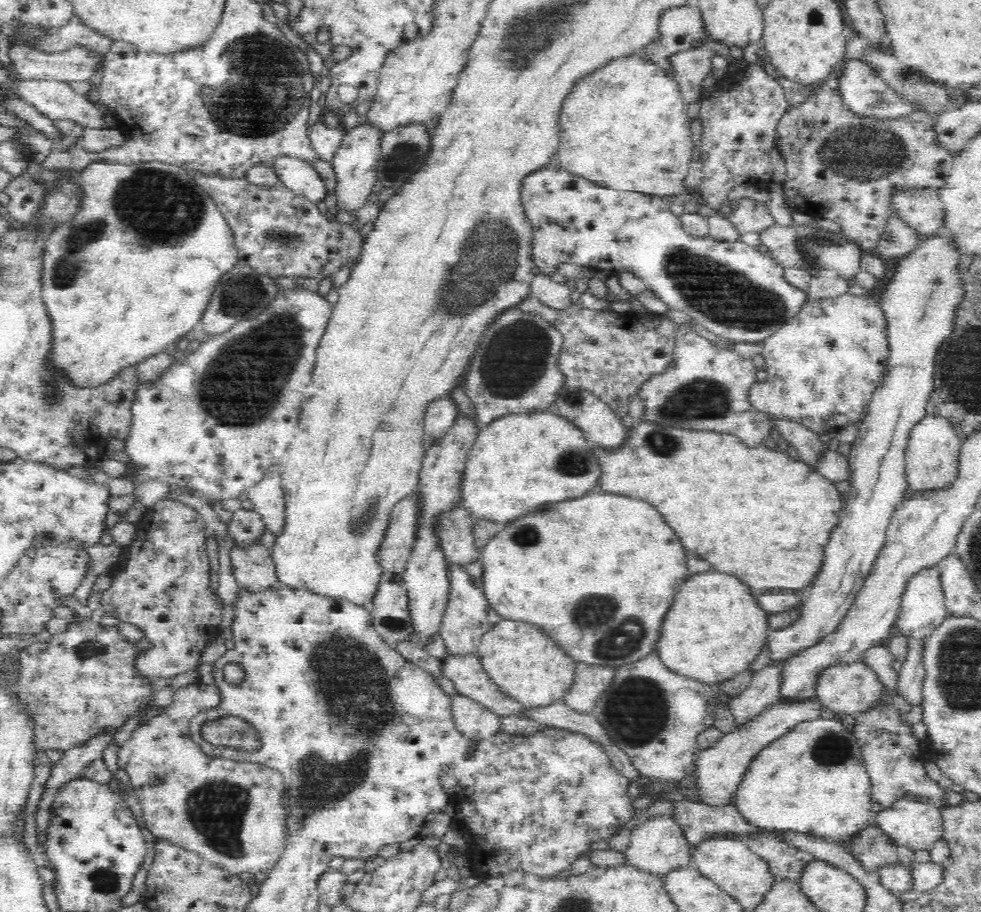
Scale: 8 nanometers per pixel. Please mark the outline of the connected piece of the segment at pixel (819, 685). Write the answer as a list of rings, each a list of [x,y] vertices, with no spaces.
[[[861,661],[838,663],[822,669],[815,678],[815,698],[822,708],[830,709],[836,714],[854,716],[864,712],[874,704],[881,691],[881,684],[876,675]]]

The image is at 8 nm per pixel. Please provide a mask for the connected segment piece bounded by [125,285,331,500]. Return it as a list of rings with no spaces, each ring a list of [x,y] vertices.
[[[296,285],[281,288],[279,296],[262,311],[262,316],[242,320],[224,334],[201,336],[204,342],[200,342],[196,352],[177,358],[156,380],[143,382],[131,406],[133,418],[125,444],[125,452],[134,464],[131,480],[136,483],[158,479],[171,487],[190,489],[216,500],[226,492],[226,480],[248,478],[250,482],[260,482],[260,454],[268,458],[266,454],[270,450],[284,446],[298,432],[304,384],[310,380],[316,348],[330,315],[329,302],[318,292]]]

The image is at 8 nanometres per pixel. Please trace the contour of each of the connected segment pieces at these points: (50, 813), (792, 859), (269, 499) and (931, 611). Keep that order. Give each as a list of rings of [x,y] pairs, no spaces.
[[[101,735],[90,740],[86,745],[64,751],[64,756],[59,761],[54,762],[50,767],[50,776],[44,784],[42,795],[36,806],[36,816],[34,816],[34,826],[36,826],[36,844],[44,848],[47,842],[46,830],[50,828],[54,820],[54,802],[56,794],[64,789],[71,781],[76,781],[86,777],[86,768],[91,766],[94,760],[102,759],[103,753],[111,738],[108,735]]]
[[[773,832],[736,836],[753,854],[766,862],[777,880],[786,878],[798,881],[803,868],[815,860],[812,855],[782,842]]]
[[[266,476],[260,484],[247,489],[248,498],[254,503],[253,511],[262,518],[265,529],[272,536],[280,536],[286,524],[285,496],[278,476]]]
[[[938,565],[919,570],[914,576],[910,577],[906,585],[902,596],[902,606],[900,606],[898,620],[896,620],[894,627],[896,633],[903,636],[912,635],[923,639],[931,632],[934,632],[946,620],[948,614],[944,606],[945,600]]]

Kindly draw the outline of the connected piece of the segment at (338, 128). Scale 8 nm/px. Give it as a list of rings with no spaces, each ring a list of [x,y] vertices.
[[[325,113],[310,126],[307,133],[319,158],[330,162],[342,142],[345,131],[338,120],[334,120],[328,113]]]

